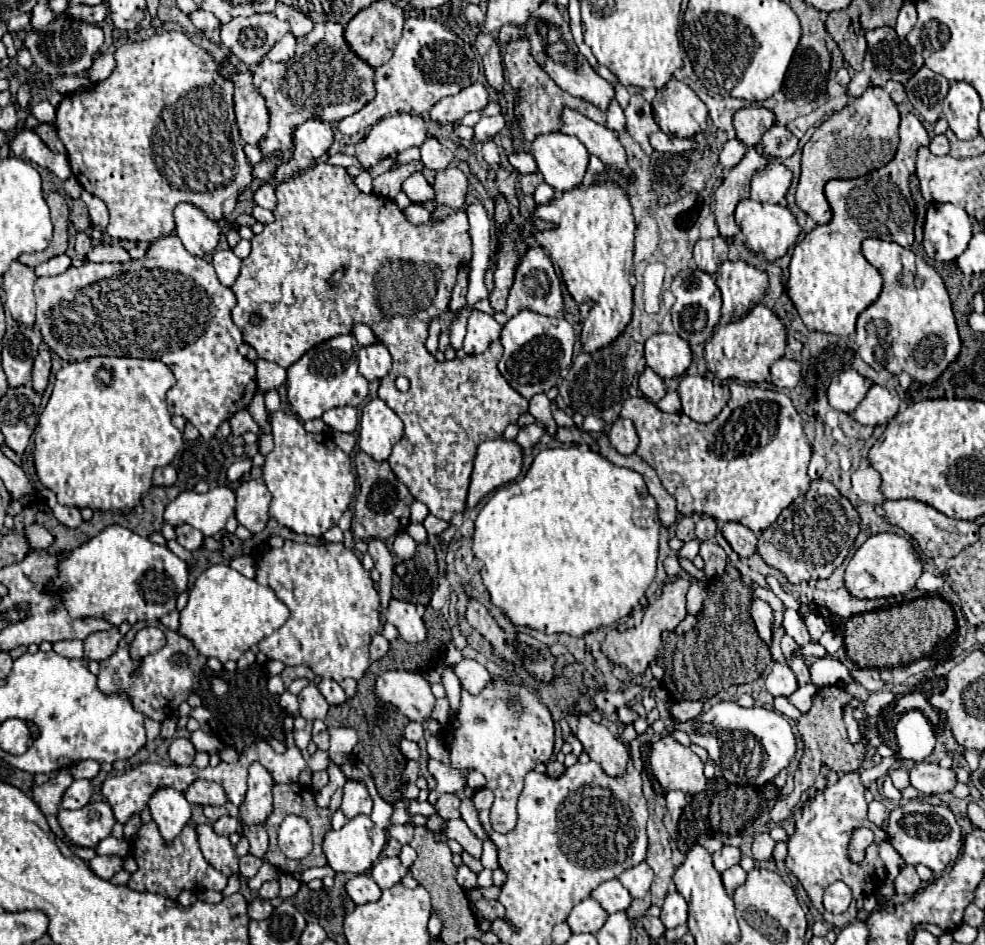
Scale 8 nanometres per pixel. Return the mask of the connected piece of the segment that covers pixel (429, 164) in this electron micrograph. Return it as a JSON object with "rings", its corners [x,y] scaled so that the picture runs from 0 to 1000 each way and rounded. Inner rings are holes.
{"rings":[[[434,145],[425,158],[427,158],[427,172],[438,181],[448,181],[460,170],[460,162],[442,145]]]}

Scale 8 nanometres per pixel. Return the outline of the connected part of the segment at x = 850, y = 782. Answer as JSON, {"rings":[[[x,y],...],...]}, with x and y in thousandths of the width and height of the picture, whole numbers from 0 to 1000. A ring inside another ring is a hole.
{"rings":[[[859,818],[848,831],[840,833],[838,837],[831,837],[829,843],[815,854],[813,865],[807,869],[807,881],[801,888],[801,903],[797,909],[799,920],[811,930],[825,960],[844,979],[848,979],[848,968],[840,966],[834,956],[836,943],[840,937],[844,937],[846,932],[856,932],[866,943],[866,951],[878,951],[878,947],[886,947],[901,930],[901,922],[890,898],[892,898],[892,892],[898,890],[903,884],[894,875],[888,875],[884,869],[880,869],[880,848],[876,839],[878,839],[878,833],[874,831],[873,819]],[[874,873],[882,875],[888,881],[888,890],[880,898],[878,913],[868,915],[860,907],[860,892],[864,881]]]}

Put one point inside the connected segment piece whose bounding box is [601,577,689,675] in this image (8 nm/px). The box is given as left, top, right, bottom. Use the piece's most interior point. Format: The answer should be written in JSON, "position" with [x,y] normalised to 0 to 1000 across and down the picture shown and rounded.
{"position":[646,686]}

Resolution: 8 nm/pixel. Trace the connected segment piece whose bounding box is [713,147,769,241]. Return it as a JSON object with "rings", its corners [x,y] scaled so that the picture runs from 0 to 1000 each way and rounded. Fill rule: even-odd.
{"rings":[[[766,156],[758,158],[754,170],[742,179],[732,198],[726,204],[726,232],[728,232],[728,244],[734,253],[746,253],[750,247],[750,238],[746,236],[746,219],[750,213],[760,208],[760,192],[764,187],[766,181],[775,179],[775,175],[779,175],[779,164],[769,162]]]}

